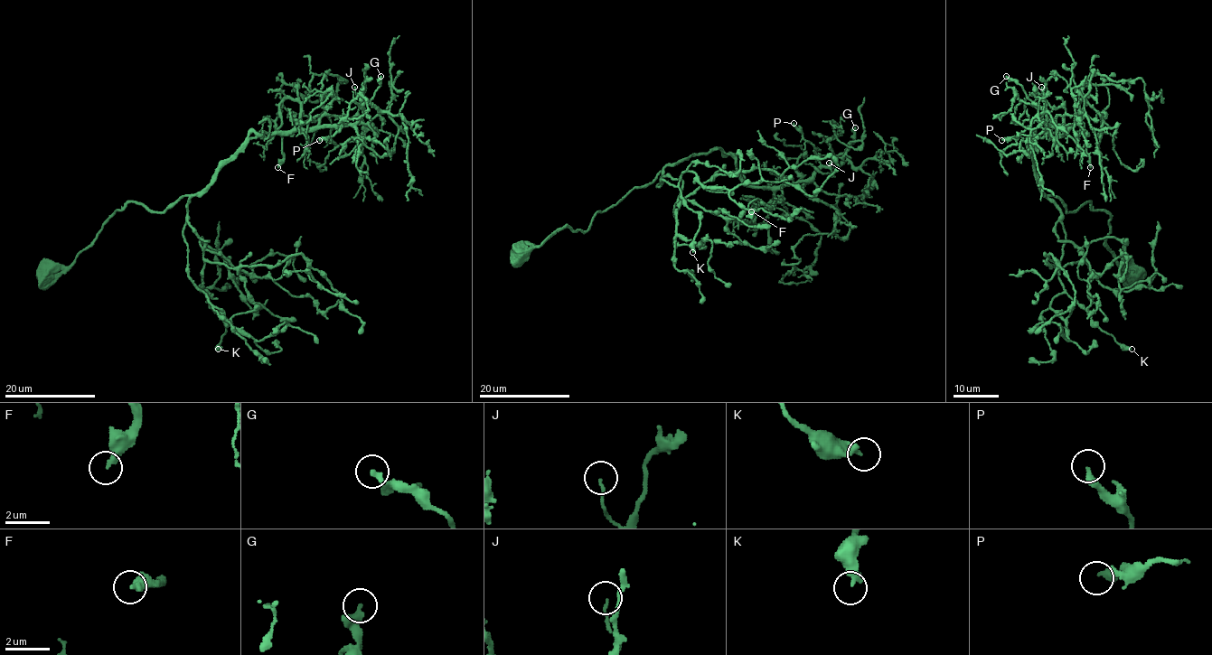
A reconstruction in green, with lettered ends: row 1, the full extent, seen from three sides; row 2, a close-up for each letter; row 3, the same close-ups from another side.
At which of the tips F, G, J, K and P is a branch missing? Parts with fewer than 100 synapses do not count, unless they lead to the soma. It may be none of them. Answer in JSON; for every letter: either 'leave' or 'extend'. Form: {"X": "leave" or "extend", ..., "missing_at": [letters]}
{"F": "leave", "G": "leave", "J": "leave", "K": "leave", "P": "leave", "missing_at": []}

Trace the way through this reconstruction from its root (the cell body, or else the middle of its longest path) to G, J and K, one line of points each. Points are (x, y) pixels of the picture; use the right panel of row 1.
G: (1134, 276), (1106, 243), (1108, 214), (1089, 201), (1066, 211), (1045, 195), (1028, 142), (1066, 129), (1006, 76)
J: (1134, 276), (1108, 214), (1039, 186), (1028, 142), (1066, 132), (1041, 87)
K: (1134, 276), (1106, 243), (1108, 214), (1089, 201), (1066, 211), (1048, 197), (1066, 234), (1059, 282), (1132, 349)

